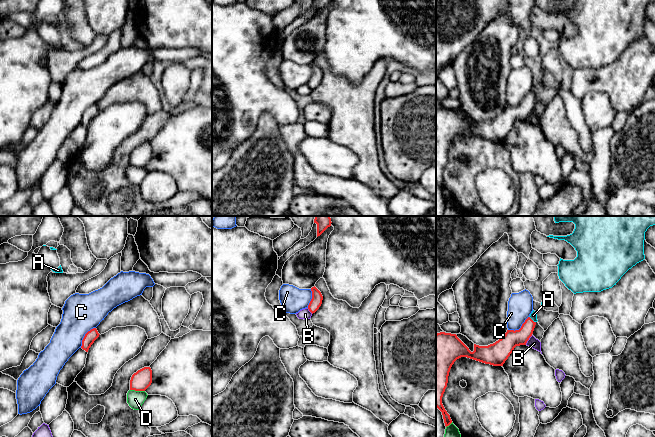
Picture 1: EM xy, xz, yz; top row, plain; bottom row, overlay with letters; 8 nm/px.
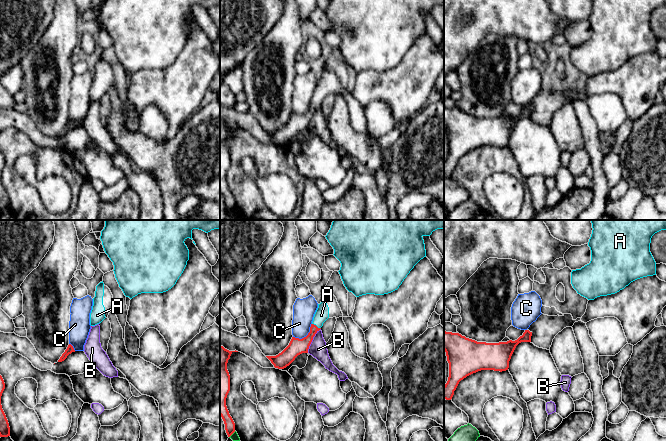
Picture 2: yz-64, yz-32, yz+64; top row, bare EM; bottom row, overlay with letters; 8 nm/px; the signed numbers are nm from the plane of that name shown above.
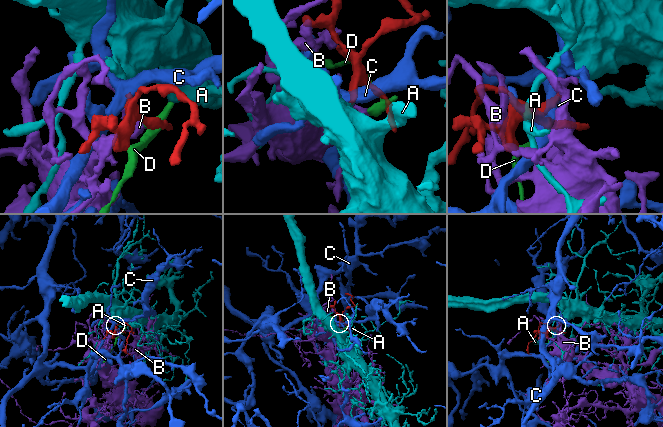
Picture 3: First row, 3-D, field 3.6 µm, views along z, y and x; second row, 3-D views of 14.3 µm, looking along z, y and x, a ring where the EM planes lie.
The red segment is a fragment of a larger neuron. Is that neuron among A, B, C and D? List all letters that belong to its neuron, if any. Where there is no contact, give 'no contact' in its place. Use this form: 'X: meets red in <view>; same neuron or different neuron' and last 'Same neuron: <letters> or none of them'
A: meets red in yz; same neuron
B: meets red in yz; different neuron
C: meets red in xy; different neuron
D: meets red in xy; different neuron
Same neuron: A

